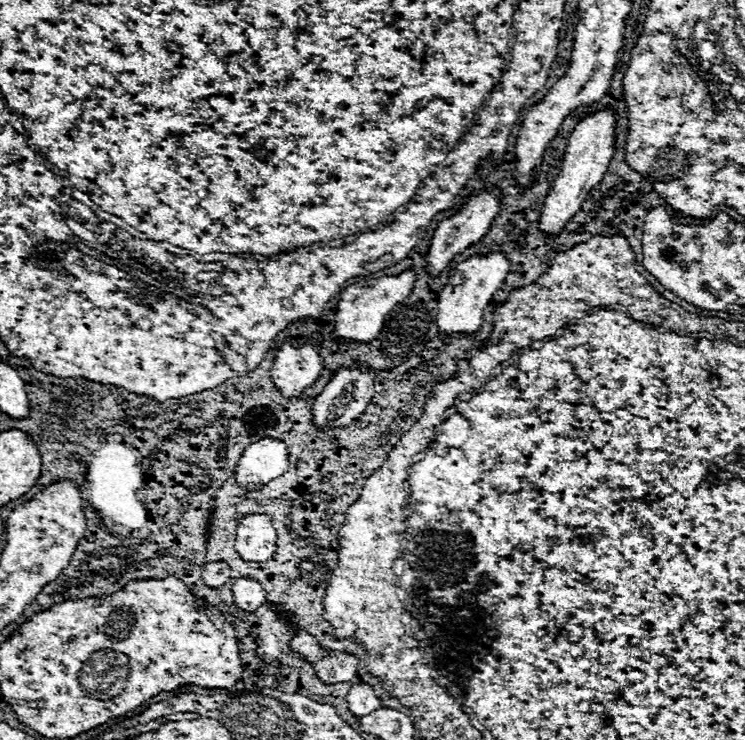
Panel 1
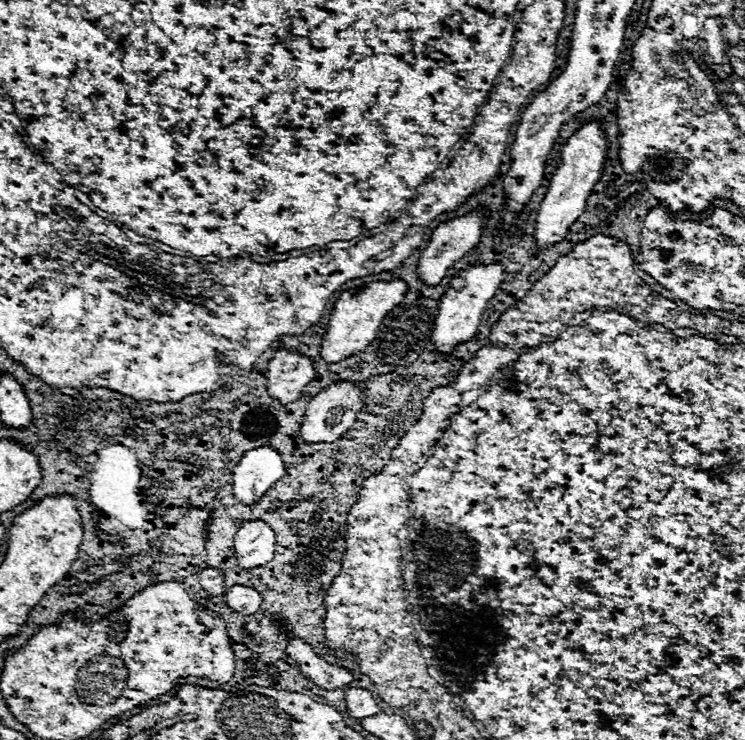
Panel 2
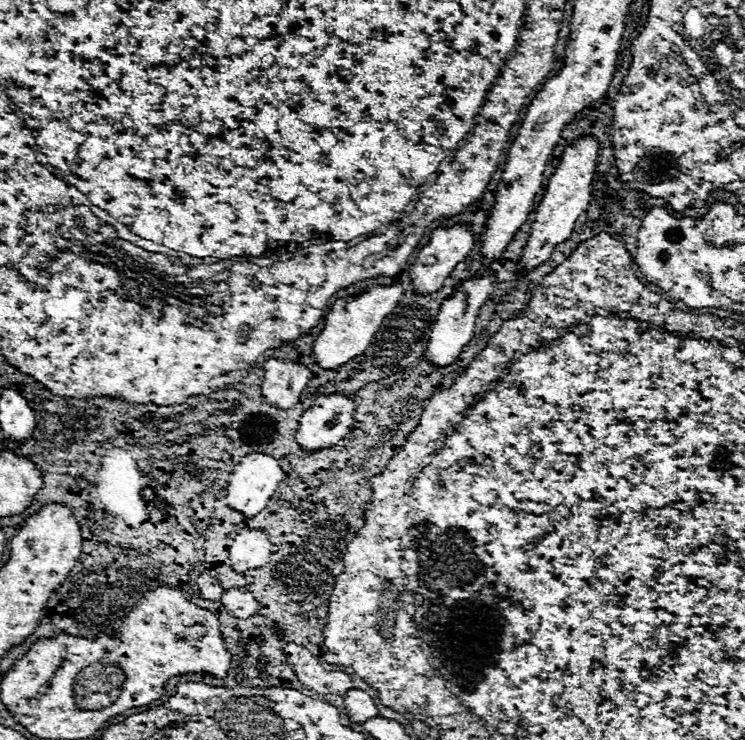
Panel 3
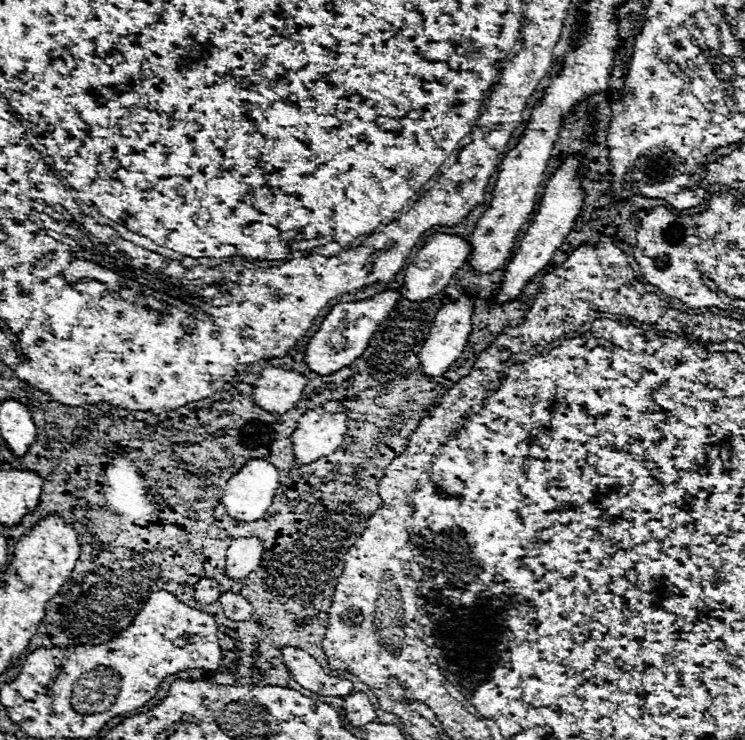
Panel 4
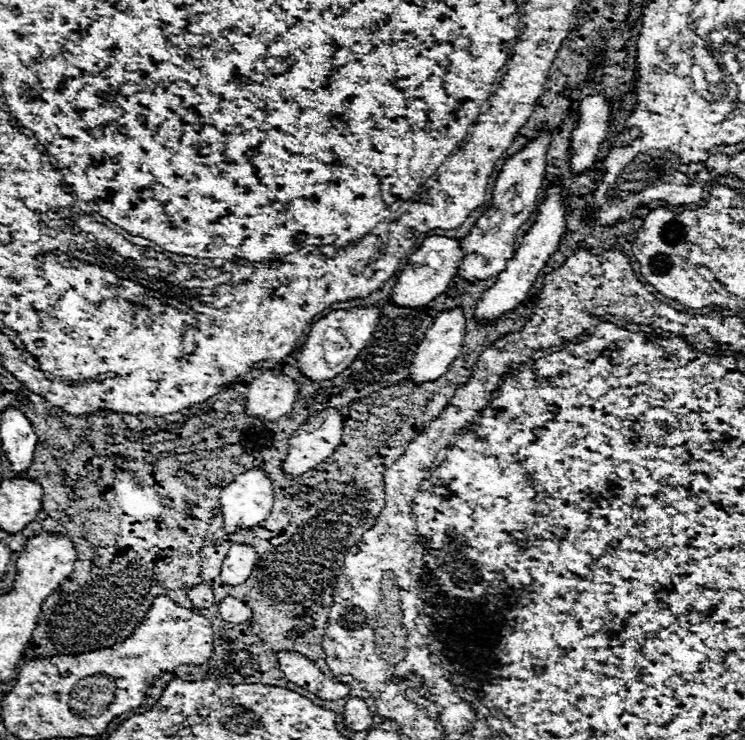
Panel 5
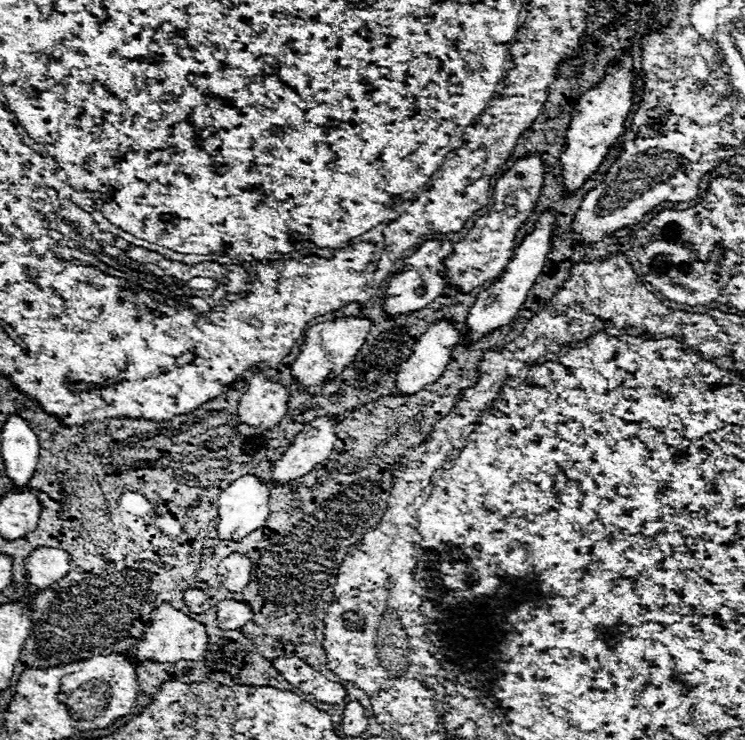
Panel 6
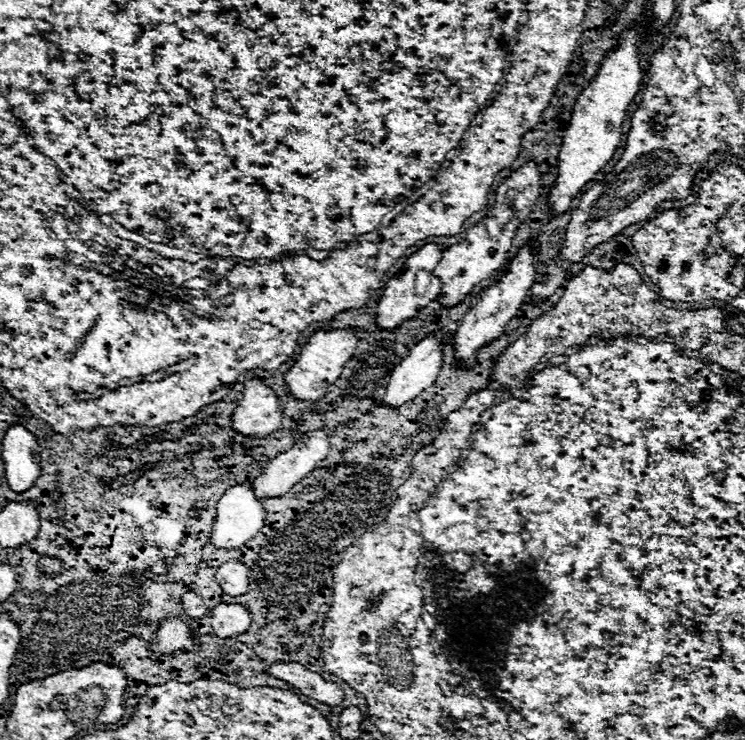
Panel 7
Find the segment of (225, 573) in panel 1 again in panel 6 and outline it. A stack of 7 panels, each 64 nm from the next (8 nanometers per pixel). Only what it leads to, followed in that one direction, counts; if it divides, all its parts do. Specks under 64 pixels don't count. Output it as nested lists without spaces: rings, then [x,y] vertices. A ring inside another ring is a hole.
[[[198,588],[184,592],[184,602],[190,606],[190,612],[194,612],[194,614],[202,614],[210,608],[208,594],[204,590],[198,590]]]

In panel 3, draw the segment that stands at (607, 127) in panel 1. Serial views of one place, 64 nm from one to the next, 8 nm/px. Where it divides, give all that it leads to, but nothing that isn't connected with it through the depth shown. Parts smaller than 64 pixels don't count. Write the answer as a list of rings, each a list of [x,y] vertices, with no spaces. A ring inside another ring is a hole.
[[[582,136],[582,138],[574,140],[570,146],[566,146],[566,150],[560,158],[560,166],[550,176],[548,186],[546,186],[546,194],[536,210],[536,220],[532,224],[530,238],[528,238],[528,244],[522,254],[522,266],[526,270],[536,268],[538,264],[546,262],[550,258],[552,250],[556,248],[556,244],[564,242],[572,234],[572,228],[574,228],[578,216],[582,212],[586,212],[588,202],[592,198],[590,184],[596,174],[598,152],[600,152],[600,142],[594,136]]]

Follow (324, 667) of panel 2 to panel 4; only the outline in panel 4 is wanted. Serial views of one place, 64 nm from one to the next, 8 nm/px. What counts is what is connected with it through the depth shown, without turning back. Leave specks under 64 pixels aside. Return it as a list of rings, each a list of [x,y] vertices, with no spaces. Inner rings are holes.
[[[282,648],[282,660],[286,660],[294,680],[318,696],[348,696],[352,692],[348,678],[328,676],[324,668],[300,648]]]

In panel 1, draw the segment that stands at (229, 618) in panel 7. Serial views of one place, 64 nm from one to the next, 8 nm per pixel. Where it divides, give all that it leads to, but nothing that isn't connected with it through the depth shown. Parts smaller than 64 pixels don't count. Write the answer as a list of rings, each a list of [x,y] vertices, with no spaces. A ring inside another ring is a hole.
[[[254,578],[234,580],[234,600],[240,608],[246,608],[246,612],[254,612],[254,608],[266,602],[262,584],[258,584],[258,580]]]

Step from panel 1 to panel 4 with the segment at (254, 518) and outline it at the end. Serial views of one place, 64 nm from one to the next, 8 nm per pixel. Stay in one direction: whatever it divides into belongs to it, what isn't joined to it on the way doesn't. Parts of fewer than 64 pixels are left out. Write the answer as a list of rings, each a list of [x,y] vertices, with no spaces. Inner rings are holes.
[[[256,536],[250,538],[234,538],[228,548],[226,558],[226,570],[230,578],[246,578],[252,570],[256,570],[262,564],[264,546]]]

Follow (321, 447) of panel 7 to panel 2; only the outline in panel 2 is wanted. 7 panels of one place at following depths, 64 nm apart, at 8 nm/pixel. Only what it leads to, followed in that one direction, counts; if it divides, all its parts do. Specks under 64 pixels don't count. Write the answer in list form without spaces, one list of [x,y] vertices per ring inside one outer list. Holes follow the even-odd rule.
[[[340,380],[332,386],[328,386],[326,390],[322,390],[320,394],[316,394],[308,404],[306,416],[302,420],[300,436],[306,442],[334,442],[334,440],[338,440],[344,432],[348,432],[352,428],[358,412],[362,412],[362,408],[364,408],[364,398],[366,398],[364,386],[366,386],[366,382],[354,384],[354,382]]]

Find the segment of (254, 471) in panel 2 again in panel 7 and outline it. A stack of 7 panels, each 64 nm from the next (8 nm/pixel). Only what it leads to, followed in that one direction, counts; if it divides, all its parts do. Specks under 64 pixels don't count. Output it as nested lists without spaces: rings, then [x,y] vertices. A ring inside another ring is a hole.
[[[236,484],[218,500],[212,542],[218,548],[242,546],[264,526],[264,518],[266,510],[254,496],[252,484]]]

